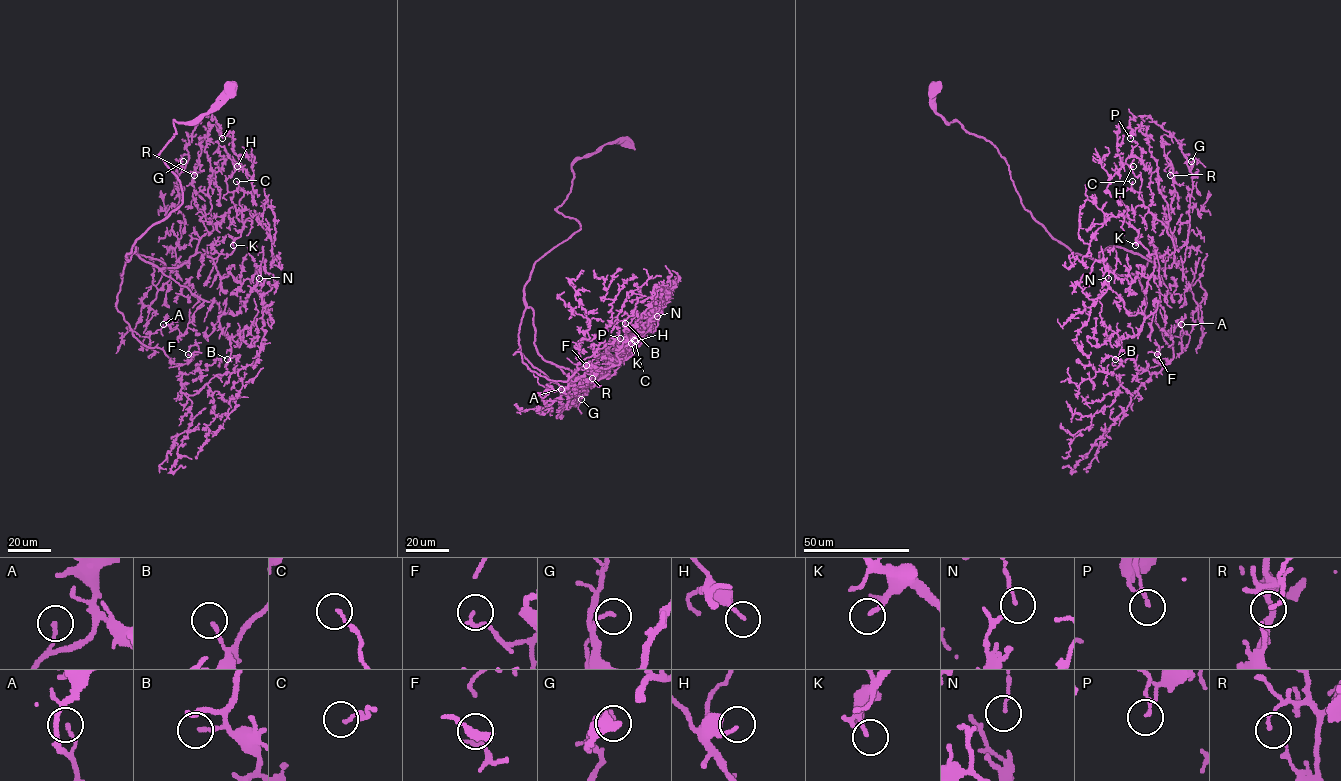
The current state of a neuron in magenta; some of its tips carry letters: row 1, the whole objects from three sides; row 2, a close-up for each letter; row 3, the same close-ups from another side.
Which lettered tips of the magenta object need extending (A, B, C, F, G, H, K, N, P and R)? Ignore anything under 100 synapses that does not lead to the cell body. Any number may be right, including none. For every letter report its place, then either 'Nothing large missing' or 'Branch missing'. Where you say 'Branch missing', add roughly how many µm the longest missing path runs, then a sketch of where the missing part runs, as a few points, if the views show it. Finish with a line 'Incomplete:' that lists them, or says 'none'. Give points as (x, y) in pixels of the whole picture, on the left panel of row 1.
A: Place: (163, 324). Nothing large missing
B: Place: (227, 359). Nothing large missing
C: Place: (236, 181). Nothing large missing
F: Place: (188, 354). Nothing large missing
G: Place: (183, 161). Nothing large missing
H: Place: (237, 166). Nothing large missing
K: Place: (233, 245). Branch missing. Missing length about 25 µm. Course of what is missing: (233, 245), (249, 249), (259, 233)
N: Place: (259, 278). Nothing large missing
P: Place: (222, 138). Nothing large missing
R: Place: (194, 175). Nothing large missing
Incomplete: K

